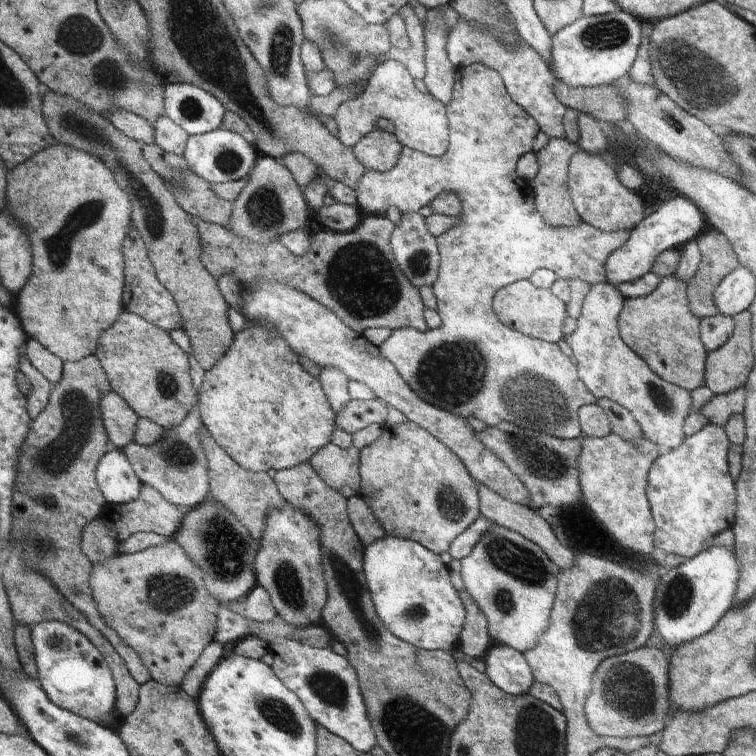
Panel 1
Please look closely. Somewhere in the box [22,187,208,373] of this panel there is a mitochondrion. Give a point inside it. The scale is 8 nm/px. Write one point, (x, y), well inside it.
(58, 247)

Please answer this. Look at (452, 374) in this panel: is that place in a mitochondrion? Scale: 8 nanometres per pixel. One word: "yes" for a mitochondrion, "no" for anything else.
yes

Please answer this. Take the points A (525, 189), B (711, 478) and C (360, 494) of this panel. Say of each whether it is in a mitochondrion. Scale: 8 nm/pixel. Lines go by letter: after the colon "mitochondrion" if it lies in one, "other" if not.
A: other
B: other
C: other

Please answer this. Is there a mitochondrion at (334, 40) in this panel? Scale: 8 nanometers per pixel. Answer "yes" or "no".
yes

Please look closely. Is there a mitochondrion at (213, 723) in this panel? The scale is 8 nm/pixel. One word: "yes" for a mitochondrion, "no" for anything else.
no

